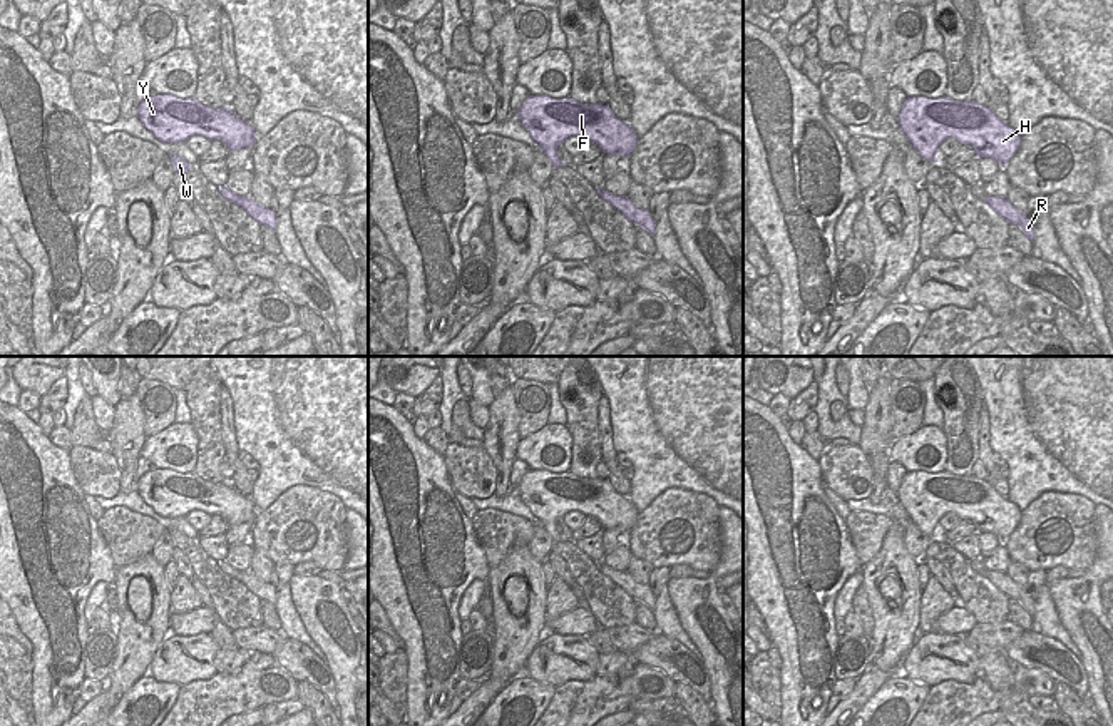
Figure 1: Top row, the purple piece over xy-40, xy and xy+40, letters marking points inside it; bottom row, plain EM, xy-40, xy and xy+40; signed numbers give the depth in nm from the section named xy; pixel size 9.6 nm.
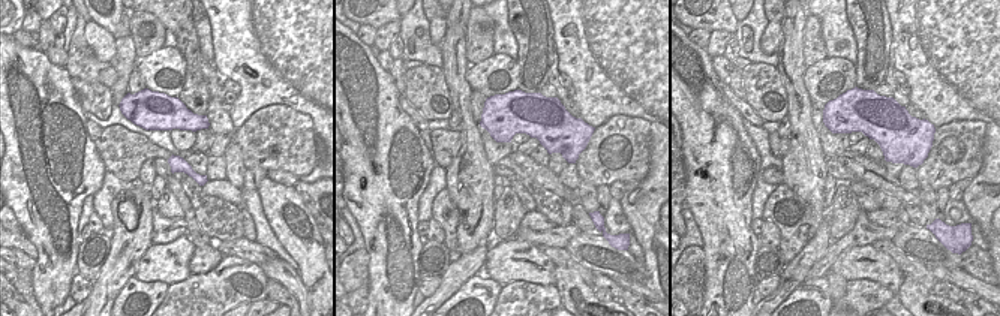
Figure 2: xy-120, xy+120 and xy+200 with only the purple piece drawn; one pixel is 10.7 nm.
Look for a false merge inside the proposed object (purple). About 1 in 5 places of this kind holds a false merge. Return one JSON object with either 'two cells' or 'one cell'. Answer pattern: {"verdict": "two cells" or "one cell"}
{"verdict": "one cell"}

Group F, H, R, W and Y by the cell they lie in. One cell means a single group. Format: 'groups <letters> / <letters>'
groups F H R W Y

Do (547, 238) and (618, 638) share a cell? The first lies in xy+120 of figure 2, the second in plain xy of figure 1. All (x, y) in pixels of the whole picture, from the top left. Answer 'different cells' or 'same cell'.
same cell

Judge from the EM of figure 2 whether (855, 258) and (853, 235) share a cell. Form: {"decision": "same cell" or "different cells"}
{"decision": "different cells"}

